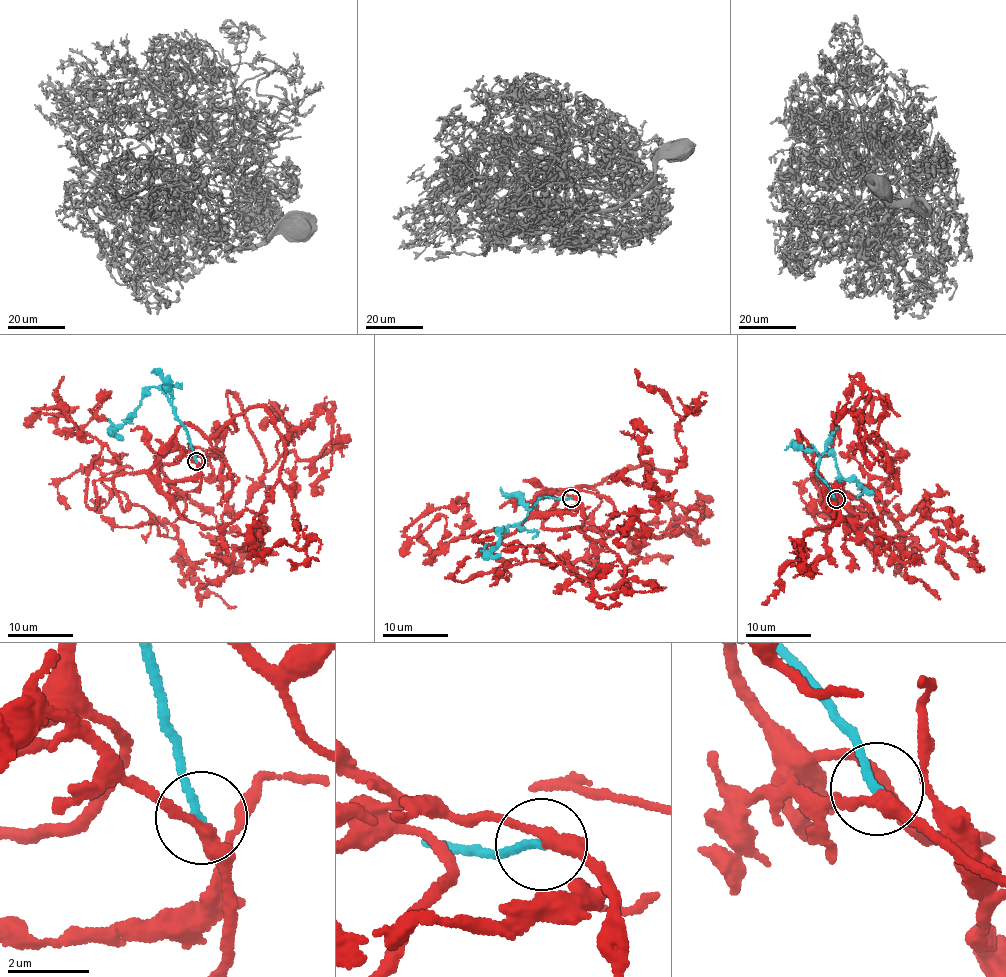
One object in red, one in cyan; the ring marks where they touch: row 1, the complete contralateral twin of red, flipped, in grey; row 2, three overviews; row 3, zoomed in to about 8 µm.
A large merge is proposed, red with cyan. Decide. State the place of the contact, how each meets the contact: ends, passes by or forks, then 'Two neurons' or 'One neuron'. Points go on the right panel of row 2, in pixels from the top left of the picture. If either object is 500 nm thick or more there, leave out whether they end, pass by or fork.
Place: (836, 499). At the ring red passes by. At the ring cyan ends. One neuron

